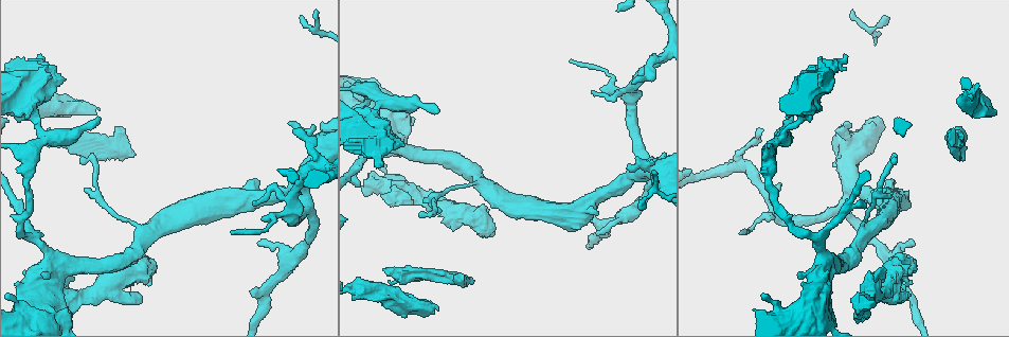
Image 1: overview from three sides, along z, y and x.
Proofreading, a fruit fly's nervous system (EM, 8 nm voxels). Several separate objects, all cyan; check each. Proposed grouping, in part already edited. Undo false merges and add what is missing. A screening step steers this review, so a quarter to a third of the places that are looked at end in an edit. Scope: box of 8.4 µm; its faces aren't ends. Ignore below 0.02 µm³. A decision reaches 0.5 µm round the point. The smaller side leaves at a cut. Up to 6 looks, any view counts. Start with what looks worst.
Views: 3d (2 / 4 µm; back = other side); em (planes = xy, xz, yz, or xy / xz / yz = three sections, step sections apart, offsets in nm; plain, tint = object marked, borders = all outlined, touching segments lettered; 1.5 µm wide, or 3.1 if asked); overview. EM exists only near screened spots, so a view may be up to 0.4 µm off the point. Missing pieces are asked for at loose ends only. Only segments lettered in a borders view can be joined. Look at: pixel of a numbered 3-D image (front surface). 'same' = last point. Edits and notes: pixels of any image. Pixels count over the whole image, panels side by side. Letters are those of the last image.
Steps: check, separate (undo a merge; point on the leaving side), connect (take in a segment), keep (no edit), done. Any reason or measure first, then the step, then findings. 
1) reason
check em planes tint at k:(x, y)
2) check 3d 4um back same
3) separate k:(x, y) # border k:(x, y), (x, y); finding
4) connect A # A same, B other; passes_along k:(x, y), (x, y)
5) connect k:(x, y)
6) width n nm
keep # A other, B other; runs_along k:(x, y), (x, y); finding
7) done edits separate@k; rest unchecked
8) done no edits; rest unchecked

stops while still wide
check 3d 2um at 1:(437, 310)

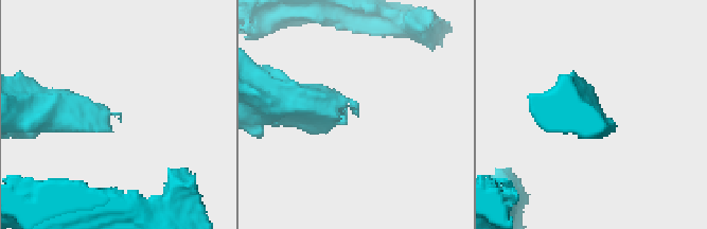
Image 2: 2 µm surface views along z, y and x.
shape alone is not enough
check em planes borders at 2:(358, 115)

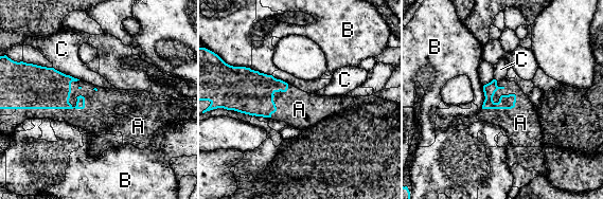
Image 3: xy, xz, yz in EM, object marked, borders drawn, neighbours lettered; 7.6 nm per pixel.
connect 3:(96, 116) # A same, B other, C other; the neuron continues

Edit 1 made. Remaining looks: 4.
check overview

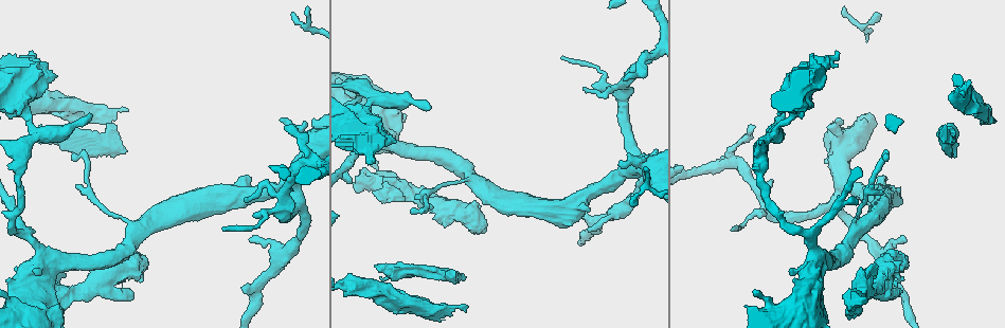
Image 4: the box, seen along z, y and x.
a fork
check em yz step 4 borders at 4:(882, 273)

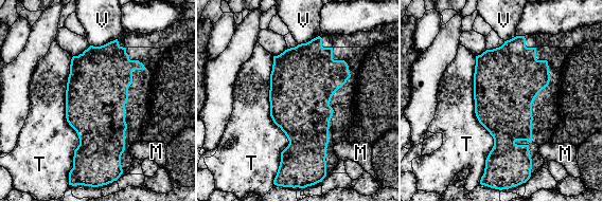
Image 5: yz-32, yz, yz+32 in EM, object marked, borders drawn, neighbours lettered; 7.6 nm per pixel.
cut it another way
check em planes borders same

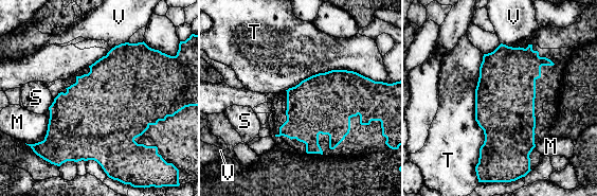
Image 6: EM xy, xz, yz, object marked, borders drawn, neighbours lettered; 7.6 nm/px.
keep # M other, S other, T other, V other; border 6:(484, 54), (477, 162); one neuron here

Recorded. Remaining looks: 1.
done edits connect@3; rest unchecked

